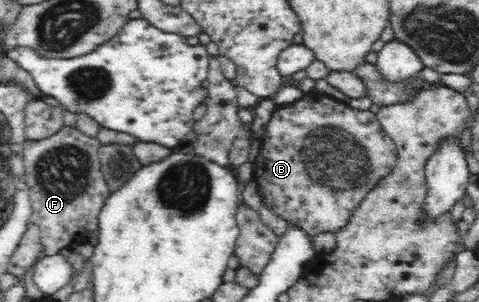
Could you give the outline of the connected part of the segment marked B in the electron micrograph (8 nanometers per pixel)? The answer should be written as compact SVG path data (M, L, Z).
M305 93L290 104L275 107L261 140L252 172L261 204L311 238L321 233L339 233L363 199L397 163L396 146L384 132L375 113L353 108L346 101L327 95Z

